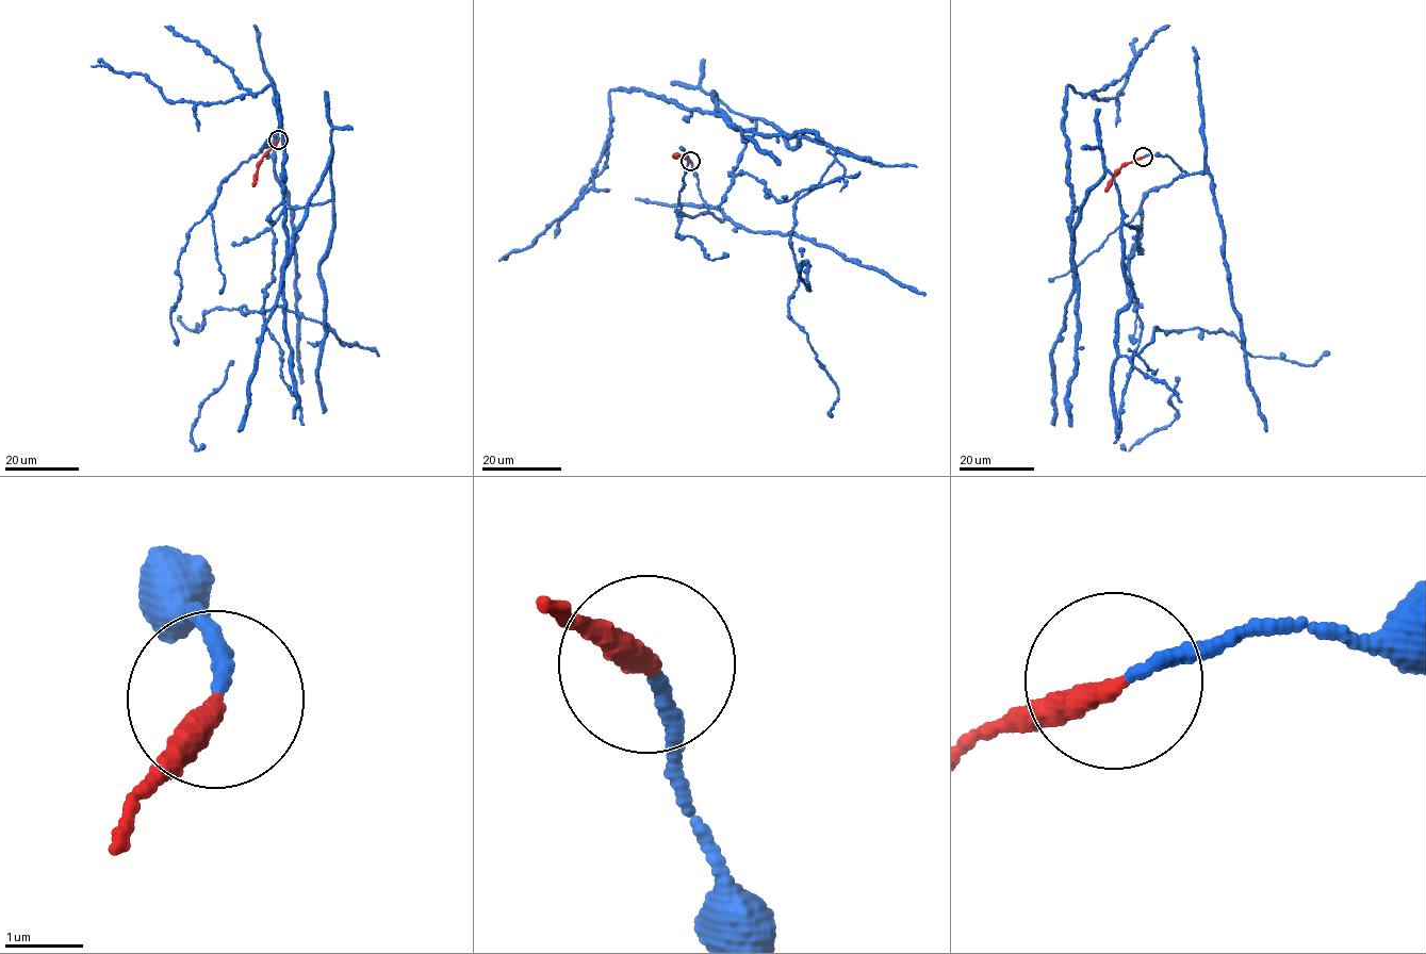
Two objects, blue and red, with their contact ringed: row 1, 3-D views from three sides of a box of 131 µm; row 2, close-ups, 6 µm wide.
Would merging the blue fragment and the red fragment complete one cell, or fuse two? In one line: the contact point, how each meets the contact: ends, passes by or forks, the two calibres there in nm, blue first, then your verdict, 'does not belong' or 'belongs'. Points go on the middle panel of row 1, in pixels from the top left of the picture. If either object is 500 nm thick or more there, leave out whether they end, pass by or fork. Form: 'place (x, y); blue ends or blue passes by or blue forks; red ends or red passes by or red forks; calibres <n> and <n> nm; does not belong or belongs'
place (690, 161); blue ends; red ends; calibres 170 and 300 nm; belongs

